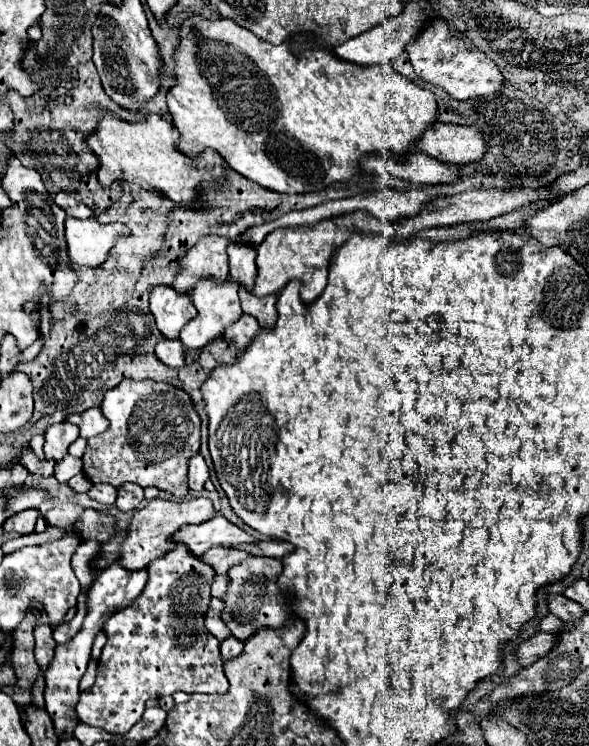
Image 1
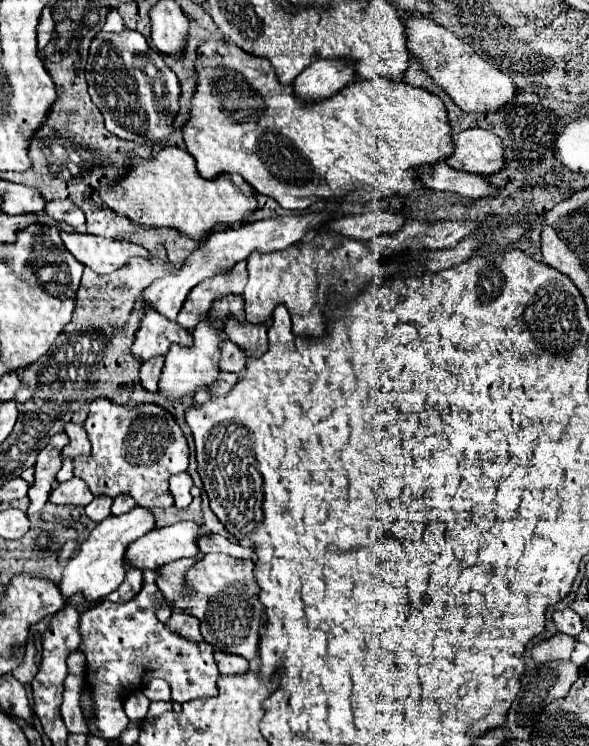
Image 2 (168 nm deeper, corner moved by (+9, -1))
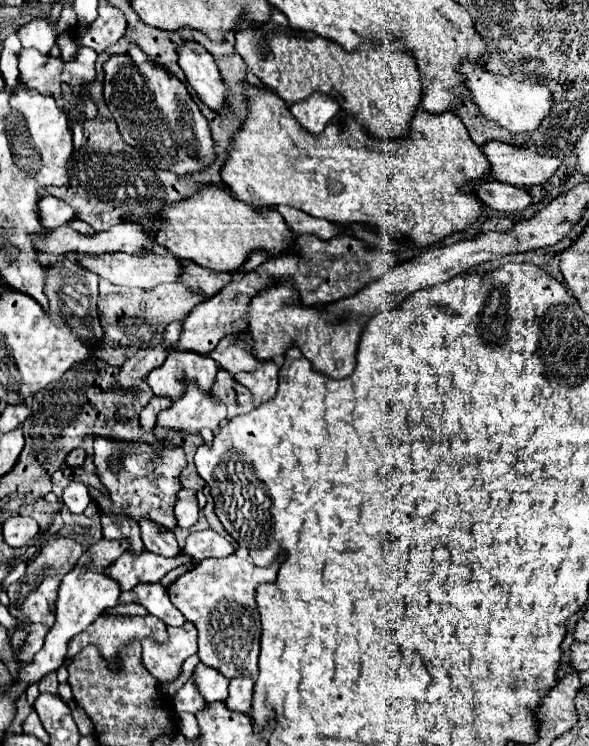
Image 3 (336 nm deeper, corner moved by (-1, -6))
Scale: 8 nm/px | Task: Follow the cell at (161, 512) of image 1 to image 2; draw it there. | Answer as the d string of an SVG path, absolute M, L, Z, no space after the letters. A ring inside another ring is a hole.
M135 507L125 515L119 517L109 517L105 521L101 521L89 535L87 539L81 543L79 553L65 565L63 569L63 577L59 583L59 591L65 599L73 597L75 593L81 593L83 599L87 601L97 601L107 597L111 591L115 591L125 573L127 573L127 565L125 565L125 551L129 547L129 543L133 543L135 539L143 537L145 533L153 531L157 527L155 523L155 515L145 509L145 507Z

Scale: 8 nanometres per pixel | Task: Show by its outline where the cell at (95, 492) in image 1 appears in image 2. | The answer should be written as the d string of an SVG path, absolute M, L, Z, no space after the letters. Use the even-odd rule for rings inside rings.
M95 497L87 507L85 507L85 513L91 521L95 523L101 523L101 519L107 519L111 515L111 505L113 505L113 499L109 497Z

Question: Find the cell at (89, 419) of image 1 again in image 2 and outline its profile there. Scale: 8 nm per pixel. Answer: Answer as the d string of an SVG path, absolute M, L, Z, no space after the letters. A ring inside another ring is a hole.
M67 423L65 433L69 435L69 445L63 449L63 459L67 457L77 457L77 455L89 455L91 443L87 439L87 431L81 425Z

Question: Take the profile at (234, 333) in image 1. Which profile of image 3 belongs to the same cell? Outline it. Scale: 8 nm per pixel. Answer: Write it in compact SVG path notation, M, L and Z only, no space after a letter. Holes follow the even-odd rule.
M219 368L215 386L213 386L211 390L215 390L215 394L217 394L221 400L225 400L225 404L229 406L229 404L235 404L235 388L233 388L235 384L237 384L237 380L235 380L233 376L229 376L227 370Z

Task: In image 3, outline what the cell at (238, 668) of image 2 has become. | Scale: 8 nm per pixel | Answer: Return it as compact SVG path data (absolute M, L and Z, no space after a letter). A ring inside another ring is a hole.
M233 678L229 684L229 698L225 700L229 708L235 708L239 712L251 712L251 704L253 704L253 688L255 688L255 680L253 678Z

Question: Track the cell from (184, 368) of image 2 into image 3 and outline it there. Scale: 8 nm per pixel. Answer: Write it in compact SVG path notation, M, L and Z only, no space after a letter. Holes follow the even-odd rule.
M195 380L185 382L181 396L157 416L155 436L161 440L169 440L169 430L183 432L215 432L221 426L221 420L227 418L227 406L213 396L213 392L205 392L199 388Z

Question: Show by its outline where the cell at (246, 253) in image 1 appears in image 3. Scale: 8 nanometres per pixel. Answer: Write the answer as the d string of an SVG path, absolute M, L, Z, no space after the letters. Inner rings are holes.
M241 332L241 334L225 336L209 356L221 368L229 370L235 376L241 370L251 372L251 368L255 368L255 364L259 364L257 358L251 354L251 348L253 348L251 336L247 332Z

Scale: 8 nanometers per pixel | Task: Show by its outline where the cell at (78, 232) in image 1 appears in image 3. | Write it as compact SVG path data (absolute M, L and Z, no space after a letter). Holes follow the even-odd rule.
M75 252L79 264L83 264L87 270L93 270L95 274L99 274L101 278L109 280L111 284L119 284L119 286L137 286L137 288L153 288L161 282L173 282L179 276L179 262L175 256L165 254L153 254L153 252L145 252L145 254L123 254L123 252L115 252L115 254L97 254L97 256L89 256L89 254L81 254Z

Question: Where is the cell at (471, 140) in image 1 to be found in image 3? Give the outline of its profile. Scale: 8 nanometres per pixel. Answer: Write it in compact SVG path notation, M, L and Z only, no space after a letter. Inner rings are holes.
M489 140L481 146L483 154L491 164L489 176L497 182L513 186L533 186L547 182L561 166L559 158L541 156L527 148L517 148L499 140Z

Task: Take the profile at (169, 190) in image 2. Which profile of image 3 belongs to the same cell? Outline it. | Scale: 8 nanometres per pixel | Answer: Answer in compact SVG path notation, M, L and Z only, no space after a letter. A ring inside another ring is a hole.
M201 184L195 194L161 206L155 242L179 258L219 272L237 272L251 250L265 250L277 256L291 248L293 232L277 210L265 212L235 198L227 188Z

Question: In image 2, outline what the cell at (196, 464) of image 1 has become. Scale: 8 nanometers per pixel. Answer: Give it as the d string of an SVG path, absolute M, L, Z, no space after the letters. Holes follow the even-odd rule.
M187 473L173 475L173 479L171 479L171 495L175 499L177 509L187 509L189 507L191 499L193 499L191 493L189 493L191 487L193 487L193 481L191 481L191 477Z

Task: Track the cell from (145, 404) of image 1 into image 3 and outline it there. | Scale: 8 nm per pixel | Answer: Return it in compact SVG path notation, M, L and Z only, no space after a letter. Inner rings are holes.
M95 436L95 472L105 484L107 494L101 494L93 486L87 486L87 490L101 512L127 512L129 516L135 516L135 520L139 520L141 516L149 516L165 528L175 528L177 518L173 514L173 506L175 496L181 490L181 472L185 468L187 458L183 448L165 440L145 444Z

